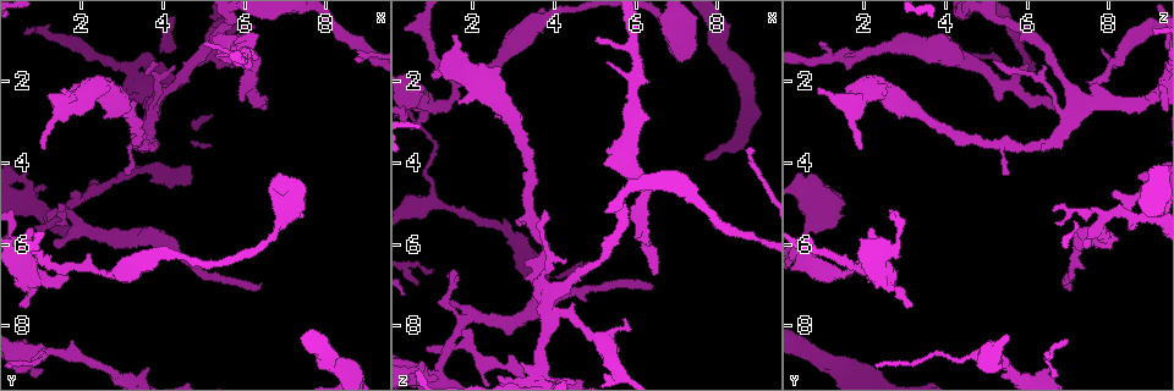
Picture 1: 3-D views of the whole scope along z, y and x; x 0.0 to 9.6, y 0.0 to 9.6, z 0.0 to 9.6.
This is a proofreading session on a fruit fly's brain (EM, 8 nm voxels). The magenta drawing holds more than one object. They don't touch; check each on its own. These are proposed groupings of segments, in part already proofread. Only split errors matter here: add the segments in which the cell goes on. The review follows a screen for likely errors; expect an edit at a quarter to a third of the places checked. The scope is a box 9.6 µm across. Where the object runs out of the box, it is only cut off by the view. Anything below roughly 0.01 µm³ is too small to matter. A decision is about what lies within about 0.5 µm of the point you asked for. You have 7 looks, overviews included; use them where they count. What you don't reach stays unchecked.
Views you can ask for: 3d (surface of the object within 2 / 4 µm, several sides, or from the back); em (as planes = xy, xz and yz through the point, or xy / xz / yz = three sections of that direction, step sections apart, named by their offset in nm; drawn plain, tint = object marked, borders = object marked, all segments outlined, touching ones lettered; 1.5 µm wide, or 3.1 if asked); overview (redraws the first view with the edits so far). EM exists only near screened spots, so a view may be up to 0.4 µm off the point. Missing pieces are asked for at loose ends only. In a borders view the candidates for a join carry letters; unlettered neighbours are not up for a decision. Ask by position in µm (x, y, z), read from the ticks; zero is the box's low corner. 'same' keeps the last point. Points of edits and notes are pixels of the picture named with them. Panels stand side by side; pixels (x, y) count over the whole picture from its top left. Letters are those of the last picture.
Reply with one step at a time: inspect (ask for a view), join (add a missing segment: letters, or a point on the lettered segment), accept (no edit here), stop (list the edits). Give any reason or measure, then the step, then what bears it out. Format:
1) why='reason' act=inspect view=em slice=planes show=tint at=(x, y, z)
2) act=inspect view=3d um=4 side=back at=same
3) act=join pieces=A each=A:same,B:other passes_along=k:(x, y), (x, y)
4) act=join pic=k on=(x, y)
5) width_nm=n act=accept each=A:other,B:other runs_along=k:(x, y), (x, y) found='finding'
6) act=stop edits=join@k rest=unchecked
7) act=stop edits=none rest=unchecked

why='an open end' act=inspect view=em slice=xz step=8 show=tint at=(6.50, 2.60, 6.70)

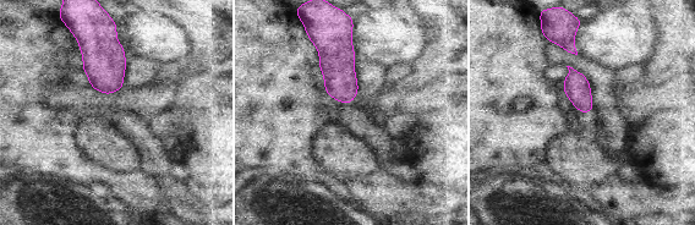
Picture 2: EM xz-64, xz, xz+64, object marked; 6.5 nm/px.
why='another direction' act=inspect view=em slice=planes show=tint at=same

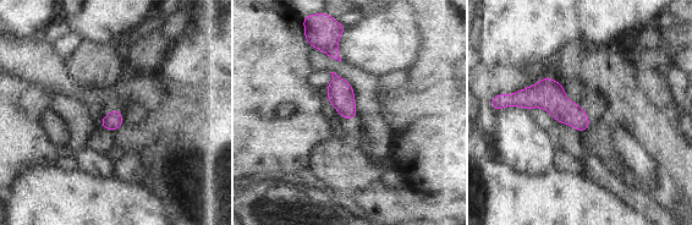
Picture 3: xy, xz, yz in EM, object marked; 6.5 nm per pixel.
act=inspect view=em slice=planes show=borders at=same

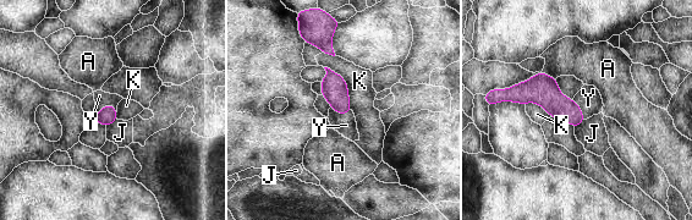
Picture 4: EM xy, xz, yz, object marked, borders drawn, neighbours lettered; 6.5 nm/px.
longest_contact=K:340nm act=join pieces=Y each=A:other,J:other,K:other,Y:same passes_along=4:(106, 115), (106, 105), (102, 99) found='it goes on there'

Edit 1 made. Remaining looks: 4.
act=inspect view=3d um=4 at=(3.75, 1.55, 5.20)

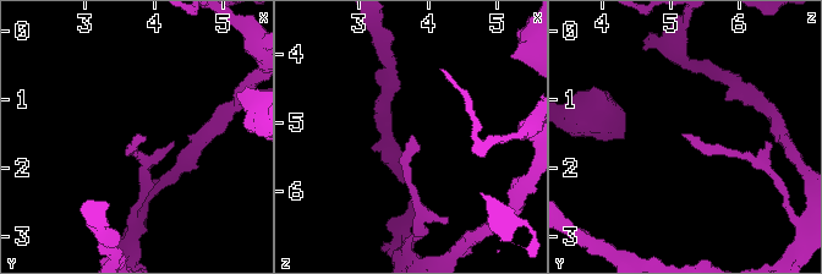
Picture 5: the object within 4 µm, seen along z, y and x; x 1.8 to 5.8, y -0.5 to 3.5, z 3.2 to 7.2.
act=inspect view=em slice=planes show=borders at=(3.75, 1.55, 5.15)

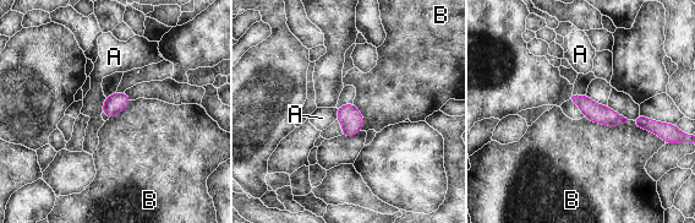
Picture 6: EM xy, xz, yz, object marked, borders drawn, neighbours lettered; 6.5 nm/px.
act=accept each=A:other,B:other border=6:(584, 117), (611, 126), (628, 120) found='no lettered segment goes on from it'

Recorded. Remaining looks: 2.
why='tapers out' act=inspect view=em slice=planes show=borders at=(1.00, 9.00, 6.65)

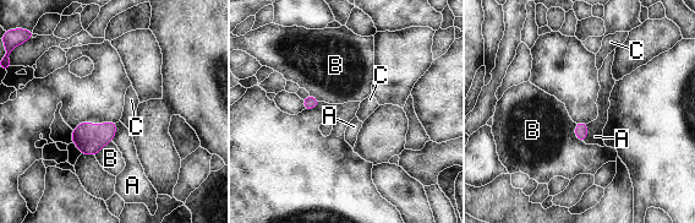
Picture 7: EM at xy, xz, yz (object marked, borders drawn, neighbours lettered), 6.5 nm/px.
width_nm=90 act=accept each=A:other,B:other,C:other found='no lettered segment goes on from it'

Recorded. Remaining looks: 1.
act=stop edits=join@4 rest=unchecked

